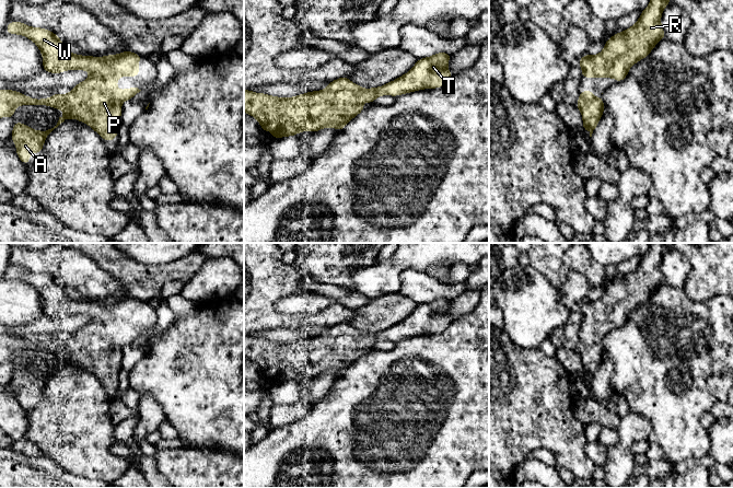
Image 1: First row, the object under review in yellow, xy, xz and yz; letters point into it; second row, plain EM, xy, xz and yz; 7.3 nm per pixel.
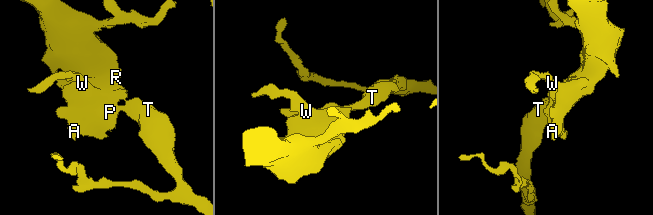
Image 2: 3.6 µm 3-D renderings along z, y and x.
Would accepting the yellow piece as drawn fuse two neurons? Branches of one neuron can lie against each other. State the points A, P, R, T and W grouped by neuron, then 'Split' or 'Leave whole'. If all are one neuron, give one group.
Groups: A P R T W. Leave whole

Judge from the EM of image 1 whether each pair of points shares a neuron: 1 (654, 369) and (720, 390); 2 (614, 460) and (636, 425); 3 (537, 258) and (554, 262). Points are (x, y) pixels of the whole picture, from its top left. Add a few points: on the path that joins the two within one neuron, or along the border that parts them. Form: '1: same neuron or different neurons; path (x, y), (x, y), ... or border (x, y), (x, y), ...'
1: different neurons; border (721, 372), (707, 381), (708, 391), (717, 399)
2: same neuron; path (621, 451), (629, 433)
3: same neuron; path (542, 258), (546, 258), (549, 262)

